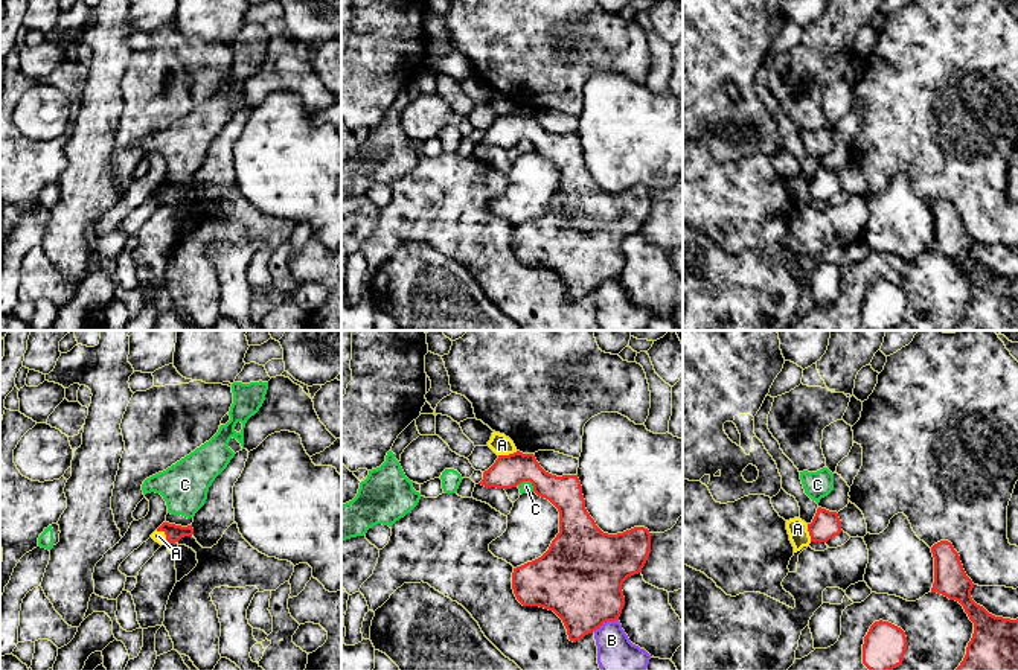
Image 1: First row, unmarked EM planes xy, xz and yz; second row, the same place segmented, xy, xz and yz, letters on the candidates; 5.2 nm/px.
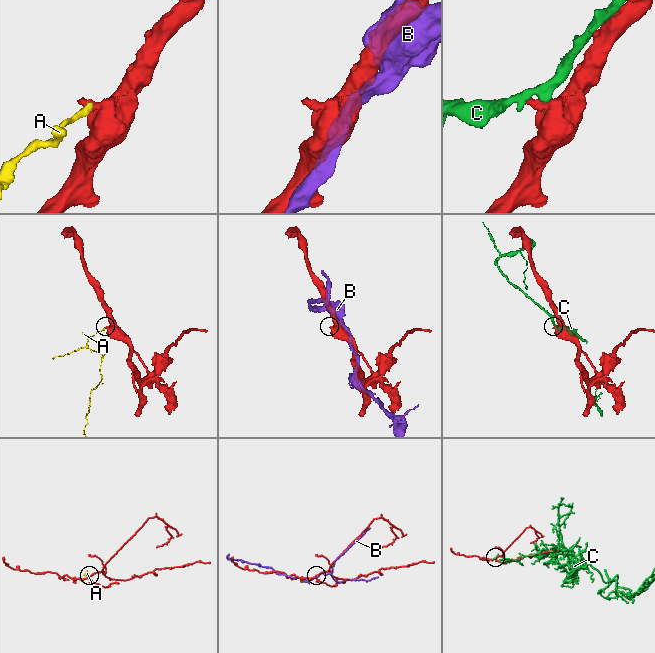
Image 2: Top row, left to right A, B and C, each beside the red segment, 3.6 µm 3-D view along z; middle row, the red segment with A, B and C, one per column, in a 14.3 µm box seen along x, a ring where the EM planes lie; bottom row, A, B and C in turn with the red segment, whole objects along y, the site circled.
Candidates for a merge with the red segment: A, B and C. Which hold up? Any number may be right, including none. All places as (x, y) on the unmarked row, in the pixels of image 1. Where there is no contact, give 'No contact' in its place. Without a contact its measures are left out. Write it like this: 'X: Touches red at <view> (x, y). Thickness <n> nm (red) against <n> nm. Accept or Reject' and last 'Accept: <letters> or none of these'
A: Touches red at xy (165, 192). Thickness 90 nm (red) against 60 nm. Reject
B: Touches red at xz (605, 280). Thickness 420 nm (red) against 240 nm. Reject
C: Touches red at xz (528, 139). Thickness 180 nm (red) against 60 nm. Reject
Accept: none of these

